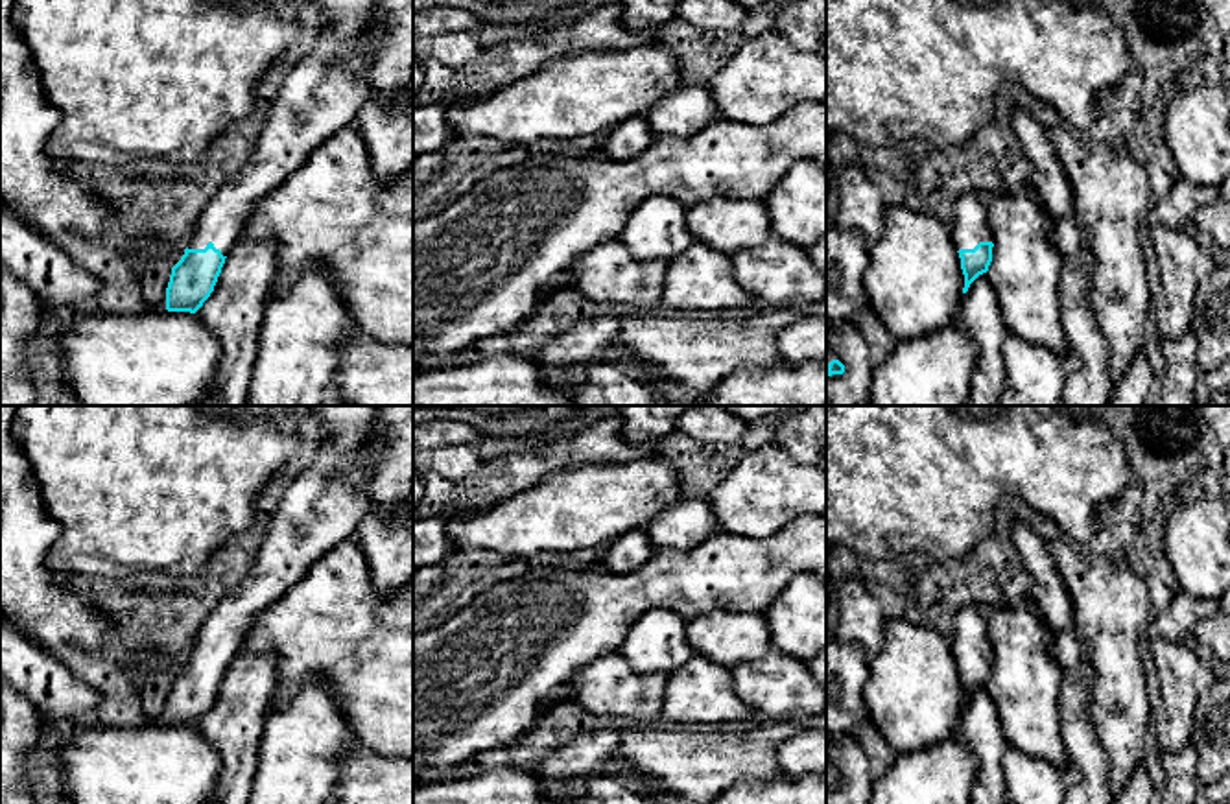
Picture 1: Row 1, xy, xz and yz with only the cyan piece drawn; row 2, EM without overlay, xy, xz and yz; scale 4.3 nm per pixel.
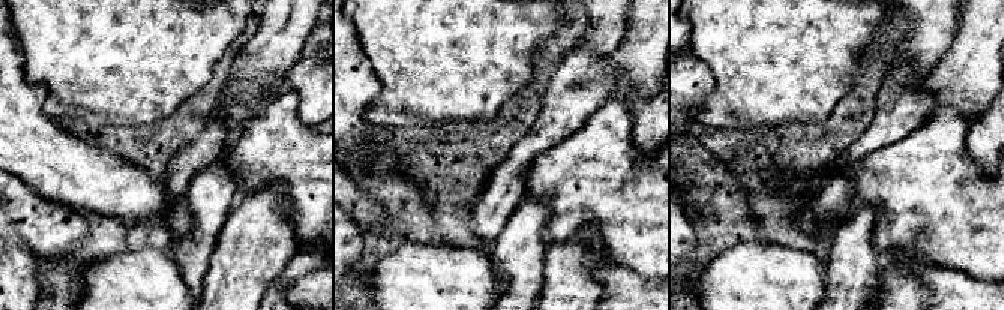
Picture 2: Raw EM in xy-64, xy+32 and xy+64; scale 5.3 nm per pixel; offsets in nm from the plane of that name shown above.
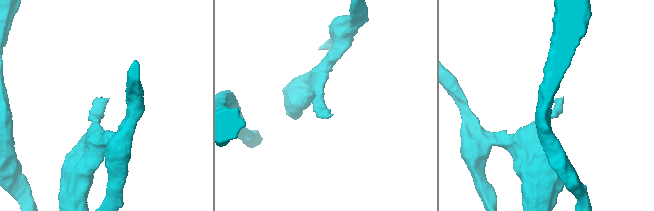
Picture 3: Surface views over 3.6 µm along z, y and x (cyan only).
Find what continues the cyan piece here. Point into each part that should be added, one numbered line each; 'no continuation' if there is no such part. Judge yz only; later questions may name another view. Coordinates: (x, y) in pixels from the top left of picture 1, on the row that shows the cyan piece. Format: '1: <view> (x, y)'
1: yz (969, 225)

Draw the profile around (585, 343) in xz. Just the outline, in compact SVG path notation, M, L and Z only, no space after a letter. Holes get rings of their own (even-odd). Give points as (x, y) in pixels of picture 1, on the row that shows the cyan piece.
M586 319L529 356L540 365L550 367L544 372L550 385L572 389L586 382L586 367L601 363L603 354L612 349L616 334L616 319Z

